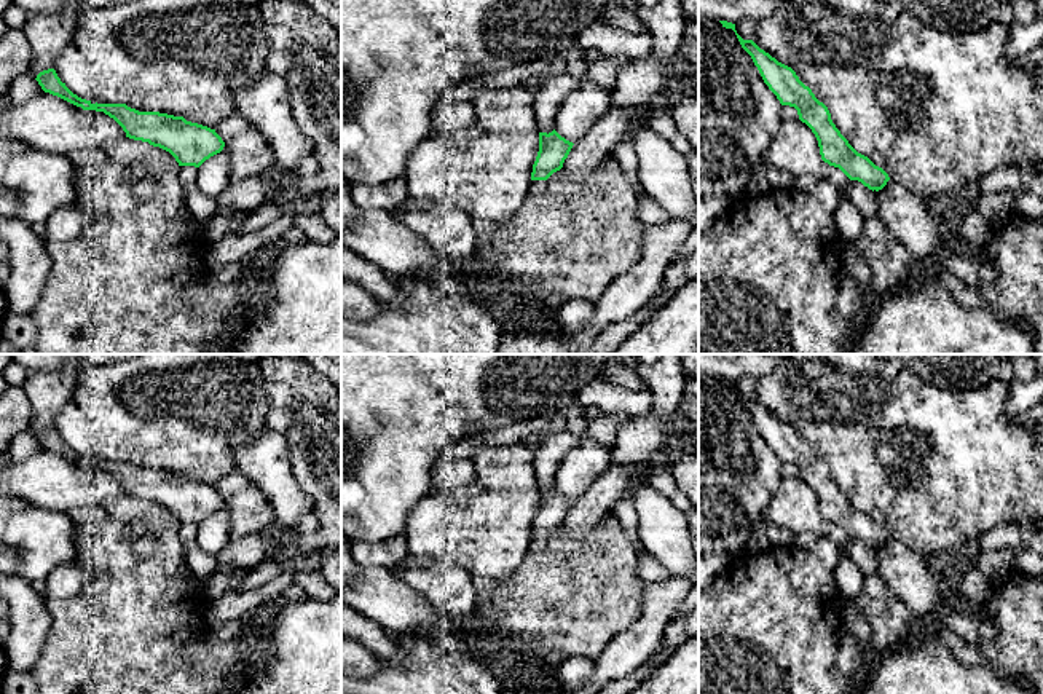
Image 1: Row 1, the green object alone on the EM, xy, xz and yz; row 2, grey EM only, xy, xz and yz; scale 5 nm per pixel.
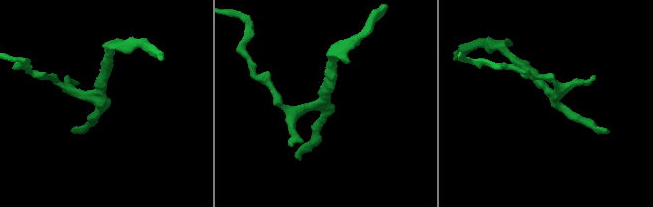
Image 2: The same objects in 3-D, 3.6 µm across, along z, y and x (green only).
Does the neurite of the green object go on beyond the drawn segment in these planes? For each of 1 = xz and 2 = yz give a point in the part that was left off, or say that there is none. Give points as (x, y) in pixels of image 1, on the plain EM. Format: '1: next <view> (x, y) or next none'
1: next none
2: next none

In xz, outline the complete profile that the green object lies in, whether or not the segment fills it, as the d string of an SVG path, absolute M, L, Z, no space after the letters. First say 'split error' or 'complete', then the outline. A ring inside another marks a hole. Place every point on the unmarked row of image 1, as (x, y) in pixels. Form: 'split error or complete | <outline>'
complete | M555 487L549 491L539 490L539 509L533 522L531 538L547 538L553 530L560 528L573 503Z

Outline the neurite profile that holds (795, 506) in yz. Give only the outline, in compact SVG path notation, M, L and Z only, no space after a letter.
M783 479L766 509L766 519L794 534L813 531L818 538L828 536L837 546L840 557L834 570L837 589L844 600L855 600L864 574L847 555L845 544L850 536L839 525L821 517L818 498L805 480Z

